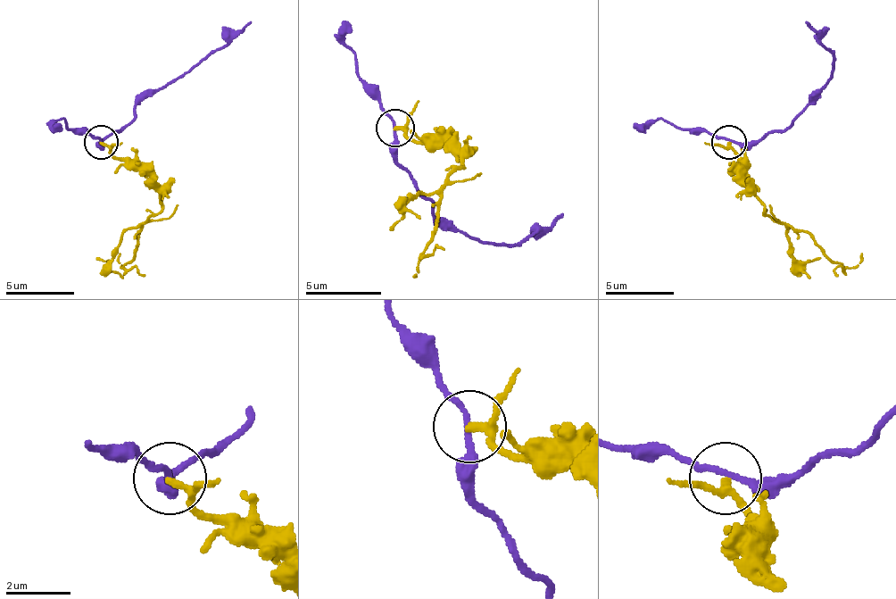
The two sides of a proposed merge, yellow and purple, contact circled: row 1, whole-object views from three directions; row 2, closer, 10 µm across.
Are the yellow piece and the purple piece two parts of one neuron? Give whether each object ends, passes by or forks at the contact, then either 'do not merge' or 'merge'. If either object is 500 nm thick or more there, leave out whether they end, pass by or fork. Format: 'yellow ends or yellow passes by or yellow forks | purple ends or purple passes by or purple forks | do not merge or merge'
yellow passes by | purple passes by | do not merge

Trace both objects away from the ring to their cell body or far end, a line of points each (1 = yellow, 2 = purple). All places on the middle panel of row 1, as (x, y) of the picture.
1: (396, 128), (411, 140), (435, 140), (460, 159), (450, 178), (438, 212), (438, 228), (418, 258), (415, 277)
2: (396, 128), (396, 159), (411, 174), (415, 189), (445, 224), (472, 239), (518, 243), (564, 212)

